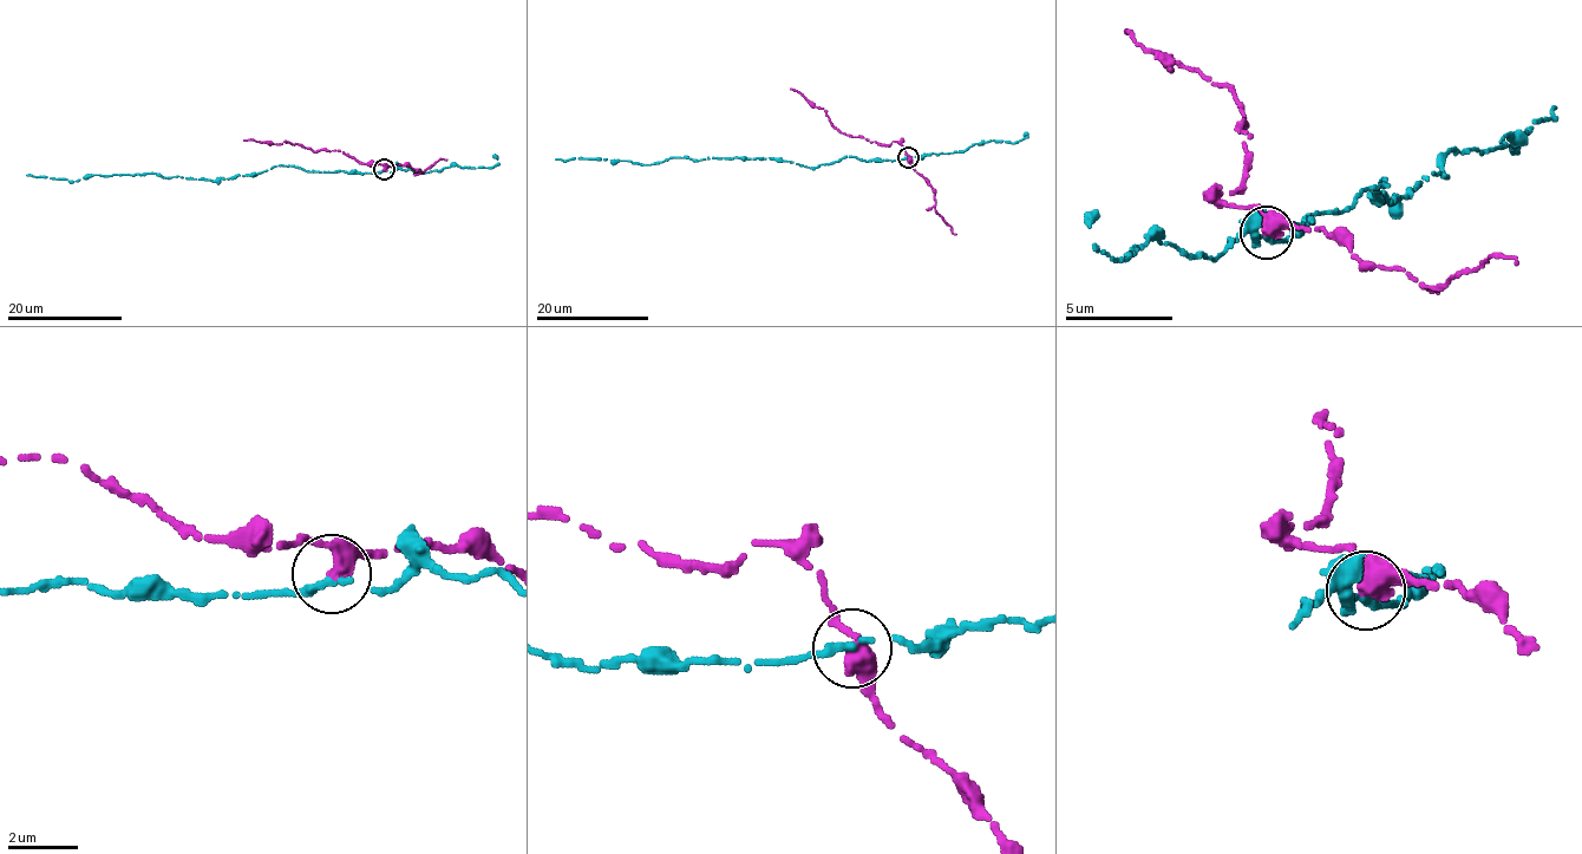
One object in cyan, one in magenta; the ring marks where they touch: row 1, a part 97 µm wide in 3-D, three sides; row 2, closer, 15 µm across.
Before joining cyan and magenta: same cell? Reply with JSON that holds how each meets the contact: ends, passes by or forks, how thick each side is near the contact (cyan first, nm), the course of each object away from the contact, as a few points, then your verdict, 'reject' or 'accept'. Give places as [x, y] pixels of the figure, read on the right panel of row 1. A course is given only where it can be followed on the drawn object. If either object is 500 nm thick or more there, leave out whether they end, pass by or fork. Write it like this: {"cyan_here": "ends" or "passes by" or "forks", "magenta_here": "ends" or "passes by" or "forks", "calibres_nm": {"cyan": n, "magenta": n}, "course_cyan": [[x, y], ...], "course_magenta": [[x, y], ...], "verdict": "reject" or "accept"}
{"cyan_here": "passes by", "magenta_here": "passes by", "calibres_nm": {"cyan": 220, "magenta": 400}, "course_cyan": [[1267, 234], [1290, 241], [1384, 176], [1374, 197], [1393, 204], [1456, 145], [1514, 131], [1512, 151], [1556, 106]], "course_magenta": [[1267, 234], [1263, 212], [1226, 207], [1220, 193], [1243, 182], [1249, 137], [1239, 100], [1128, 33]], "verdict": "reject"}

